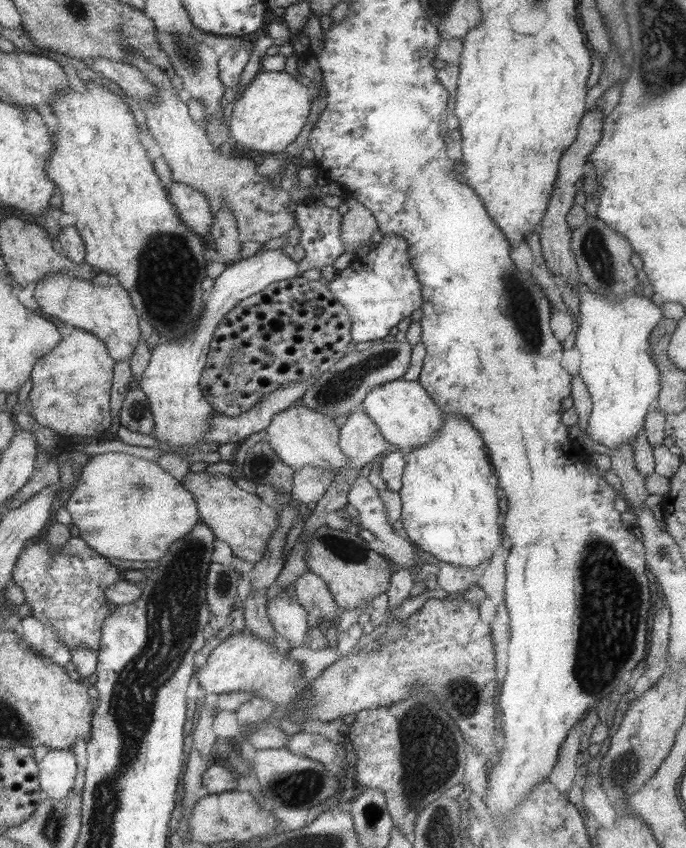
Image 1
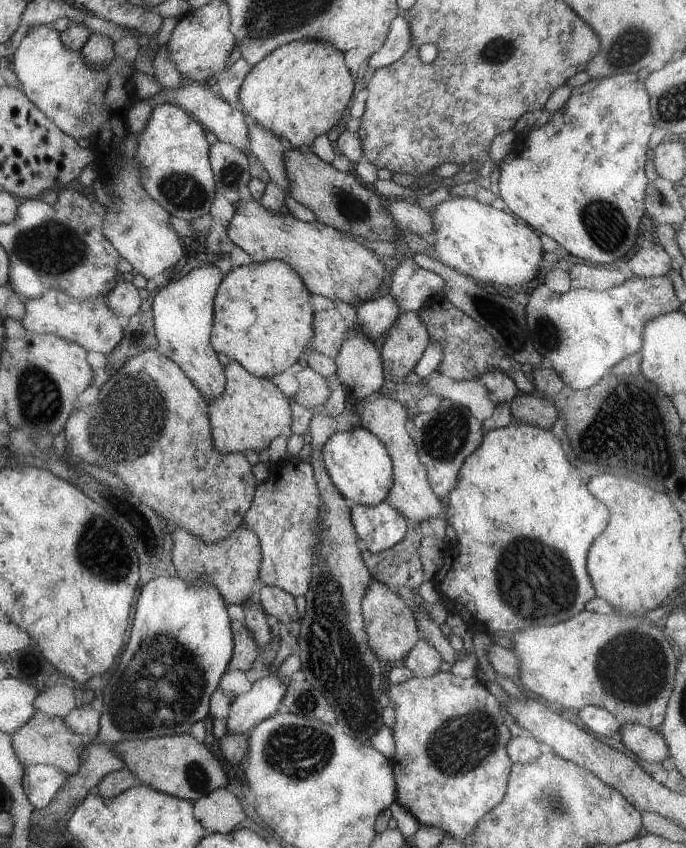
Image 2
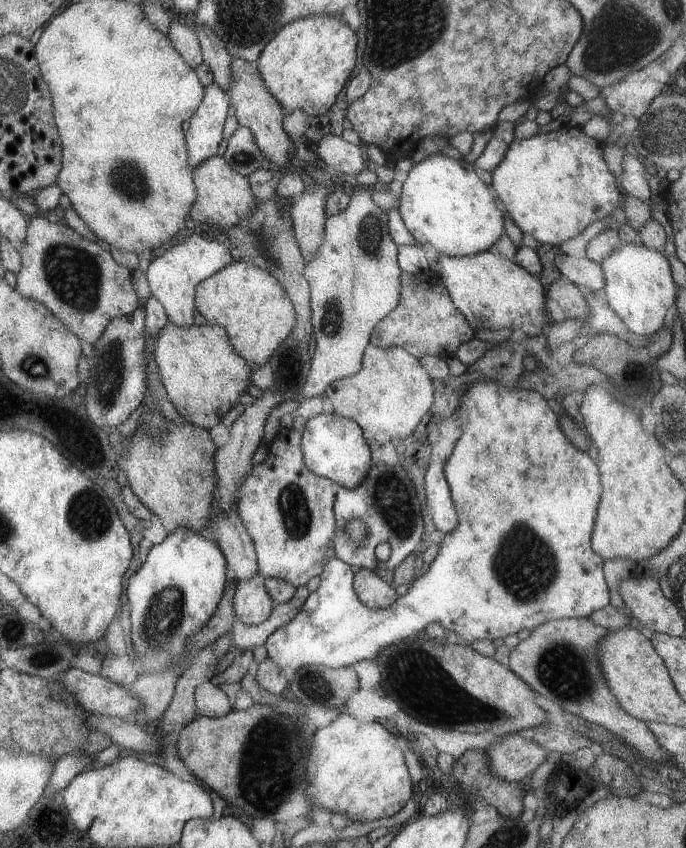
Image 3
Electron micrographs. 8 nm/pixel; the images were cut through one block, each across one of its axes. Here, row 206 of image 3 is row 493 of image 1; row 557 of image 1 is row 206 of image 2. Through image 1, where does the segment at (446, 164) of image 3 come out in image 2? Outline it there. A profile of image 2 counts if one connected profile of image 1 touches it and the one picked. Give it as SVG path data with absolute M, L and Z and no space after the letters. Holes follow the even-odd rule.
M450 196L428 211L433 224L433 258L441 264L455 270L468 279L484 284L500 284L503 286L521 286L537 276L543 256L538 233L513 213L506 214L491 205L481 204L472 198L455 198Z

